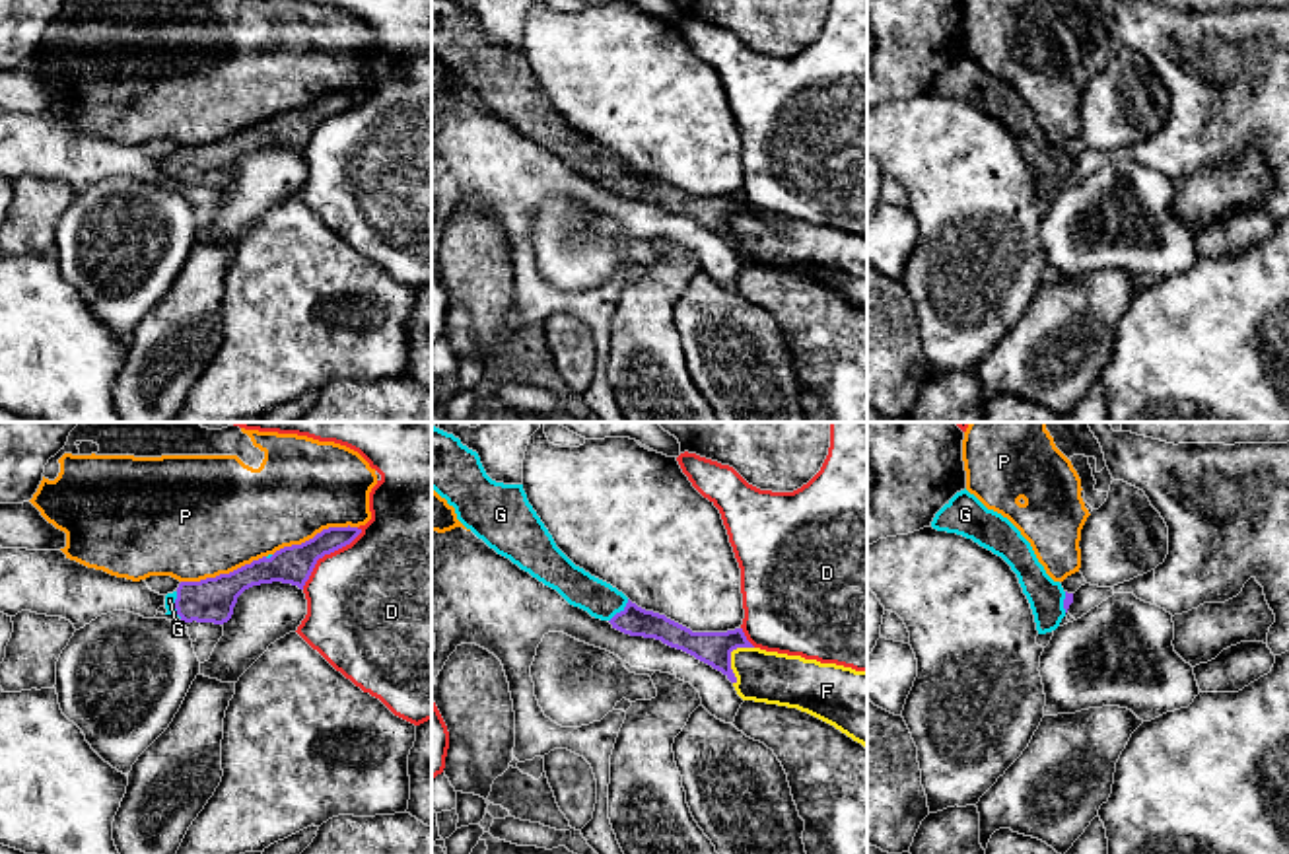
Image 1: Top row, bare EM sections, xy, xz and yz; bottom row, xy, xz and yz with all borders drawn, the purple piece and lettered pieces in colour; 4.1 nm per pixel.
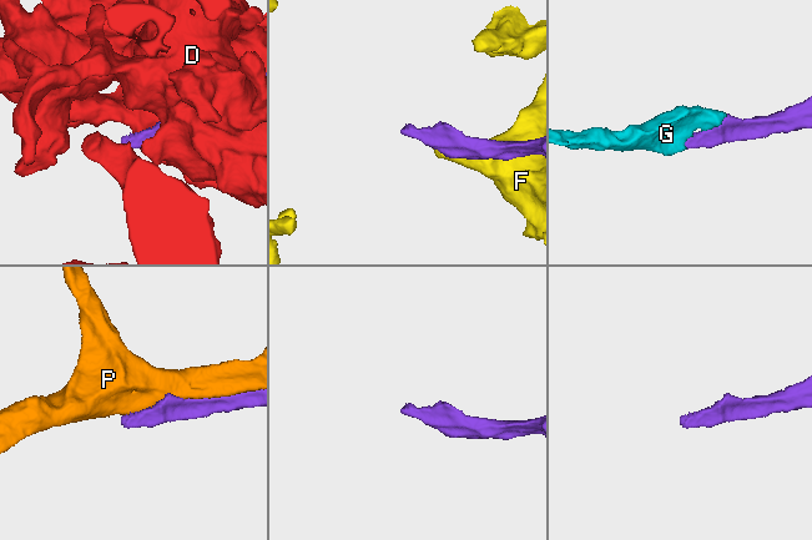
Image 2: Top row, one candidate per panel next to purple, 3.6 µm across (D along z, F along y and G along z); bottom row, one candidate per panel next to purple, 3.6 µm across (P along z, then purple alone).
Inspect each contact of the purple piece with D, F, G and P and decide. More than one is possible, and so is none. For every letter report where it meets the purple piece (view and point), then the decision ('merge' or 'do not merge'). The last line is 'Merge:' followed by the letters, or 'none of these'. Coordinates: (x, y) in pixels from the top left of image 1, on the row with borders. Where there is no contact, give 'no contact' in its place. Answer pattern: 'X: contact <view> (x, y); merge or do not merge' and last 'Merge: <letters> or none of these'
D: contact xy (327, 553); do not merge
F: contact xz (730, 658); do not merge
G: contact xy (175, 605); merge
P: contact xy (315, 535); do not merge
Merge: G

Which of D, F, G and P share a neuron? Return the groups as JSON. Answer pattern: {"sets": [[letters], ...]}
{"sets": [["D"], ["F"], ["G"], ["P"]]}

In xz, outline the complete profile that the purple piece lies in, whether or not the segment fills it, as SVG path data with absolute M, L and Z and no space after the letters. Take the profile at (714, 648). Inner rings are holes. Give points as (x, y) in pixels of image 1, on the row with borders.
M432 424L432 488L455 508L457 519L498 554L544 586L556 589L570 605L609 621L612 628L655 638L682 650L721 671L731 683L731 652L754 648L743 628L727 632L692 632L690 628L645 611L610 584L575 566L554 543L533 510L523 484L492 480L476 451L459 438Z

